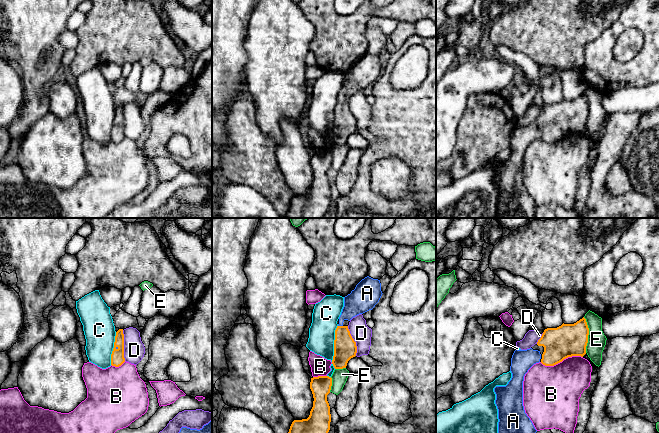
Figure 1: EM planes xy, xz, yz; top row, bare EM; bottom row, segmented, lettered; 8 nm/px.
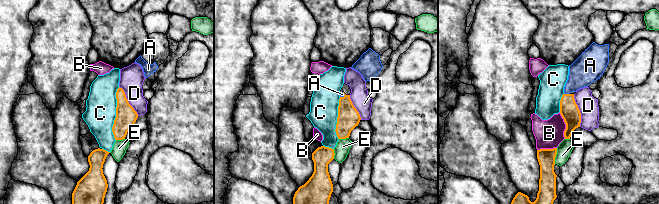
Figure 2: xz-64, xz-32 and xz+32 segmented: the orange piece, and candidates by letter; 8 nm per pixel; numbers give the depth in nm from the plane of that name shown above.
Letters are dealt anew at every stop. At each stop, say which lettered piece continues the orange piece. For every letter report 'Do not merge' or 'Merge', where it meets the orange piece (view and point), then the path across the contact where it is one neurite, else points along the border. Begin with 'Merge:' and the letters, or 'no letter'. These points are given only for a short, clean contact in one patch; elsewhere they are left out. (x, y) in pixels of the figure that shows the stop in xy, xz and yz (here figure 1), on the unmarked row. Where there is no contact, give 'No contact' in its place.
Merge: A
A: Merge. Touches orange at xz (340, 102). Path across: xz (345, 124), (340, 102), (341, 95), (358, 77)
B: Do not merge. Touches orange at yz (561, 137)
C: Do not merge. Touches orange at xz (334, 119)
D: Do not merge. Touches orange at xy (123, 121)
E: Do not merge. Touches orange at yz (588, 110)

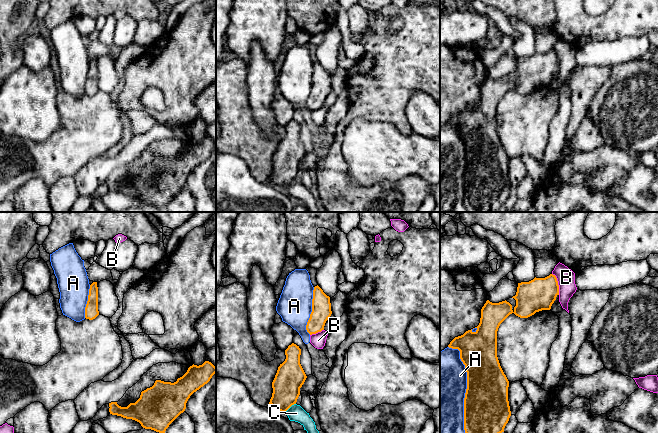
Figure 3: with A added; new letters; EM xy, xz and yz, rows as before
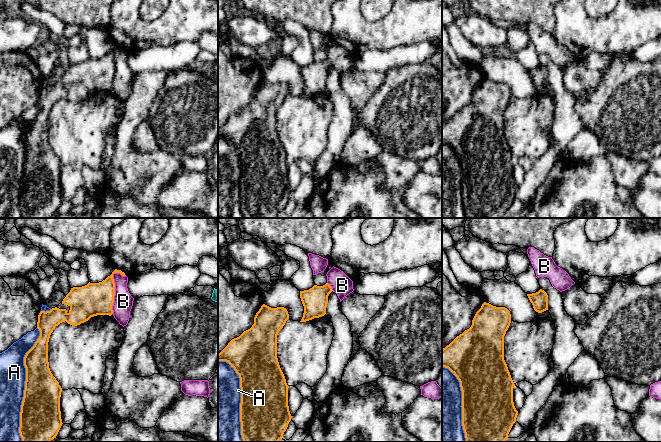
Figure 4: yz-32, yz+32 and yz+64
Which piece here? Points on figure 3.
Merge: no letter
A: Do not merge. Touches orange at yz (467, 164)
B: Do not merge. Touches orange at yz (557, 60)
C: Do not merge. Touches orange at xz (290, 182)

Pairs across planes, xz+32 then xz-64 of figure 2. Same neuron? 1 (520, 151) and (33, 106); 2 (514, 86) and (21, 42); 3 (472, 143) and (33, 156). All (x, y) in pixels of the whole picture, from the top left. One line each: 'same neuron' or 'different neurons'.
1: different neurons
2: different neurons
3: same neuron

